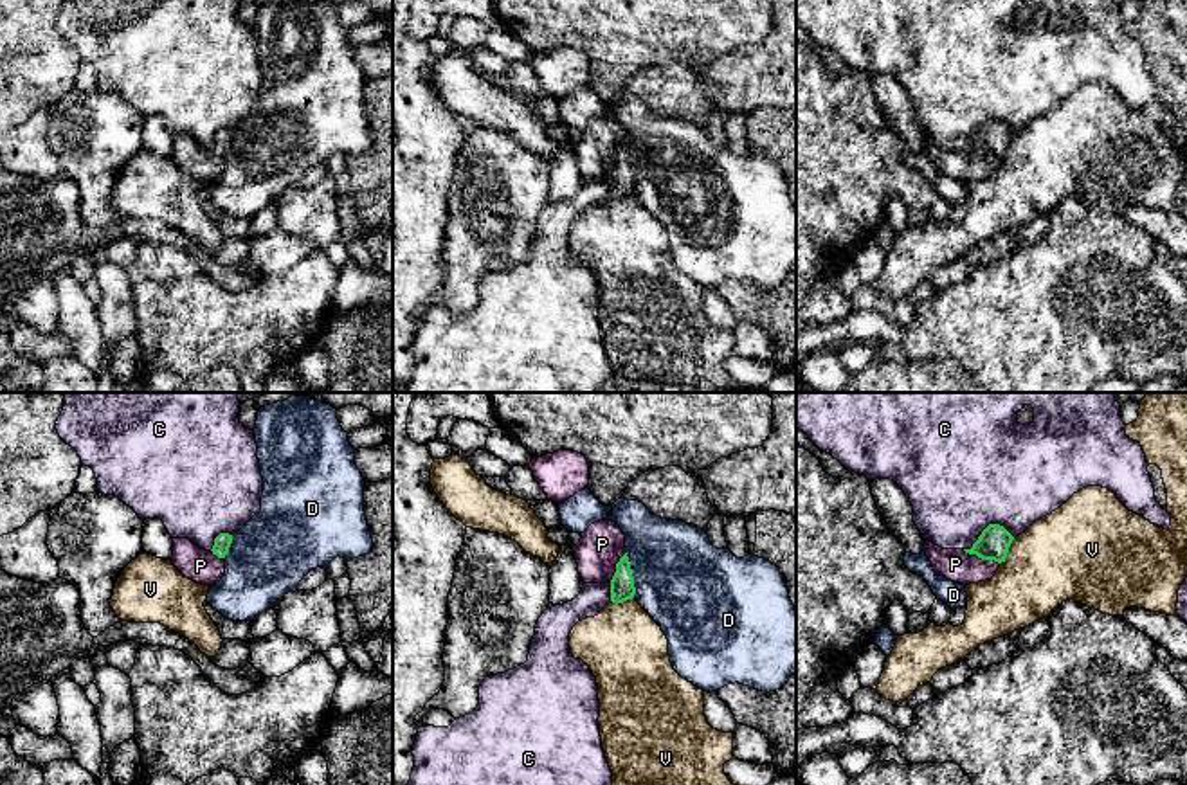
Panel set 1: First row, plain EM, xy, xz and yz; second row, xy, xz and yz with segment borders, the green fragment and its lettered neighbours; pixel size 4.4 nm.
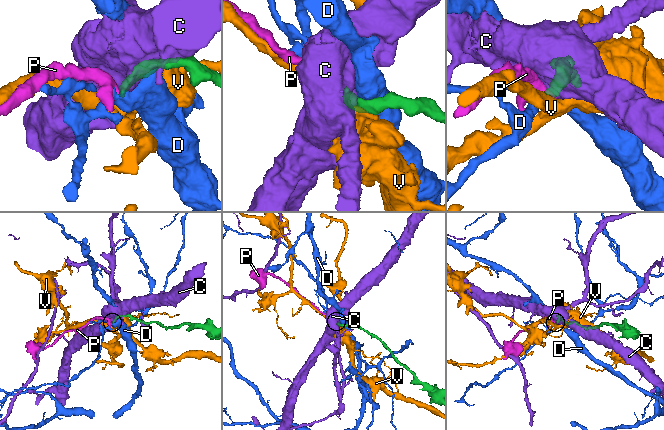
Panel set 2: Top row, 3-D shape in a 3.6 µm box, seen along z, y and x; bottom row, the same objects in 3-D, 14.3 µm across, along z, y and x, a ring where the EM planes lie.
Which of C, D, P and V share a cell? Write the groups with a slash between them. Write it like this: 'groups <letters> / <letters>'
groups C / D / P / V

